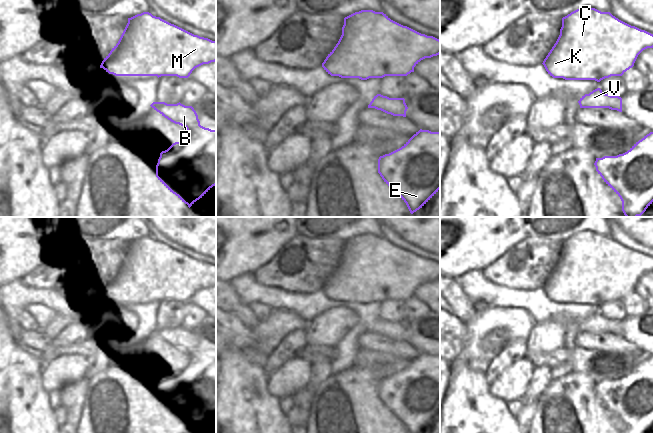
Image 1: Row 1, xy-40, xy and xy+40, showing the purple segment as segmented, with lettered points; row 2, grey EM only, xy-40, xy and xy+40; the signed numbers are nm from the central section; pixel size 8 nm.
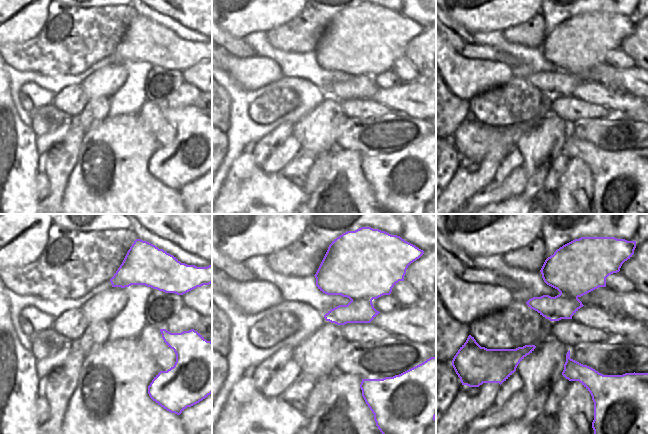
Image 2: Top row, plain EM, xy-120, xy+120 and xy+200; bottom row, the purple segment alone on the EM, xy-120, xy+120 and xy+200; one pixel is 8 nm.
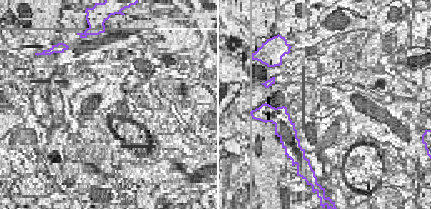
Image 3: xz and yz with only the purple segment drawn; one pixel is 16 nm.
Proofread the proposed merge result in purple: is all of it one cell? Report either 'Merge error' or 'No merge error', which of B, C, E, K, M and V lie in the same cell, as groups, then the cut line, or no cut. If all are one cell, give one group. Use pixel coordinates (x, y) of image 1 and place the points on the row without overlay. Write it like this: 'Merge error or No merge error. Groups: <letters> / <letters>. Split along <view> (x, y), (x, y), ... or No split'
No merge error. Groups: B C E K M V. No split.

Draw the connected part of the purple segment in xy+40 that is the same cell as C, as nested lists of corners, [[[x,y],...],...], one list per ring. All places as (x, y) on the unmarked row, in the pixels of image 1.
[[[587,230],[562,242],[560,259],[542,288],[553,302],[600,306],[611,300],[622,300],[634,290],[638,279],[647,272],[653,272],[653,258],[619,244],[610,236],[601,236]]]

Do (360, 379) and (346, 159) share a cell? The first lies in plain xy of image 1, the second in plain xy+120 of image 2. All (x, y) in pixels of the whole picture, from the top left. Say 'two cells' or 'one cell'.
one cell

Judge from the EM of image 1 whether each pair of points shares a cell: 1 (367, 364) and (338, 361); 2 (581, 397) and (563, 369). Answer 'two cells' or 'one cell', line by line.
1: two cells
2: two cells

